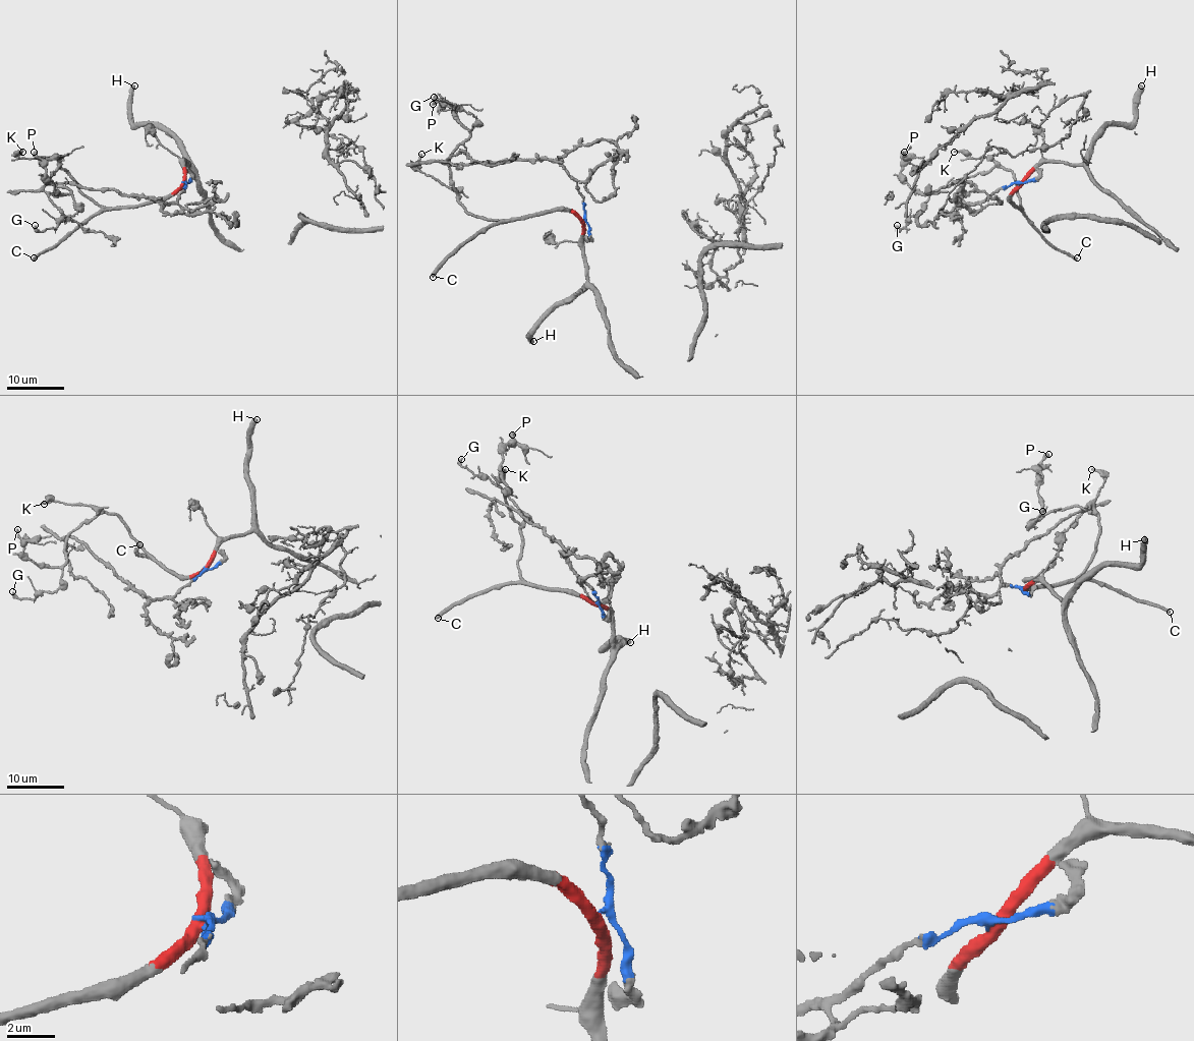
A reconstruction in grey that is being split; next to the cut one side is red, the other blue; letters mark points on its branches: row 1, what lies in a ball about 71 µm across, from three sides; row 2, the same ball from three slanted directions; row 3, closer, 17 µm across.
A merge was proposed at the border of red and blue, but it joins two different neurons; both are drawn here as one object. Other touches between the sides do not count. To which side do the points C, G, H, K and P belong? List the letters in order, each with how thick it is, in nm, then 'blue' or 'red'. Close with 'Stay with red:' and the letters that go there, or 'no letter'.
C: 380 nm thick; red
G: 360 nm thick; red
H: 500 nm thick; red
K: 200 nm thick; red
P: 440 nm thick; red
Stay with red: C, G, H, K, P

